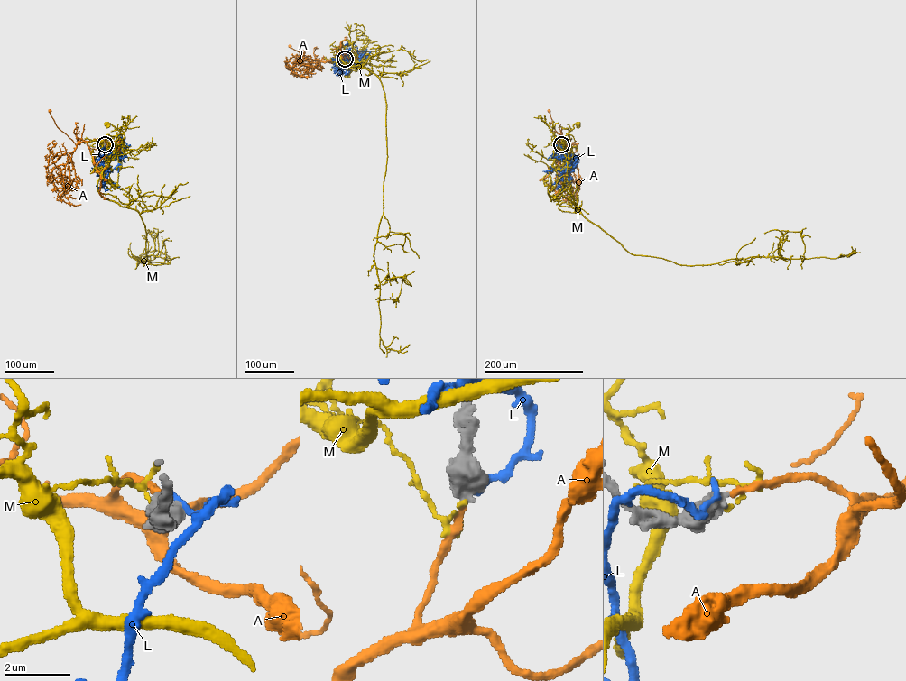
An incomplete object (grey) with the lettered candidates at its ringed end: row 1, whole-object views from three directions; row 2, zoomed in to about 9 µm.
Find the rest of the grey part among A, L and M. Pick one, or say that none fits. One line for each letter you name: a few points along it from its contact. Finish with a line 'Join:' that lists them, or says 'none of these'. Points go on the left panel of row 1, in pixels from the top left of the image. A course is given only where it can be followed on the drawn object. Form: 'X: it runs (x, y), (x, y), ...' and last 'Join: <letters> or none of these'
A: it runs (105, 144), (97, 149), (90, 149), (84, 142), (76, 145), (57, 126), (50, 111)
Join: A

